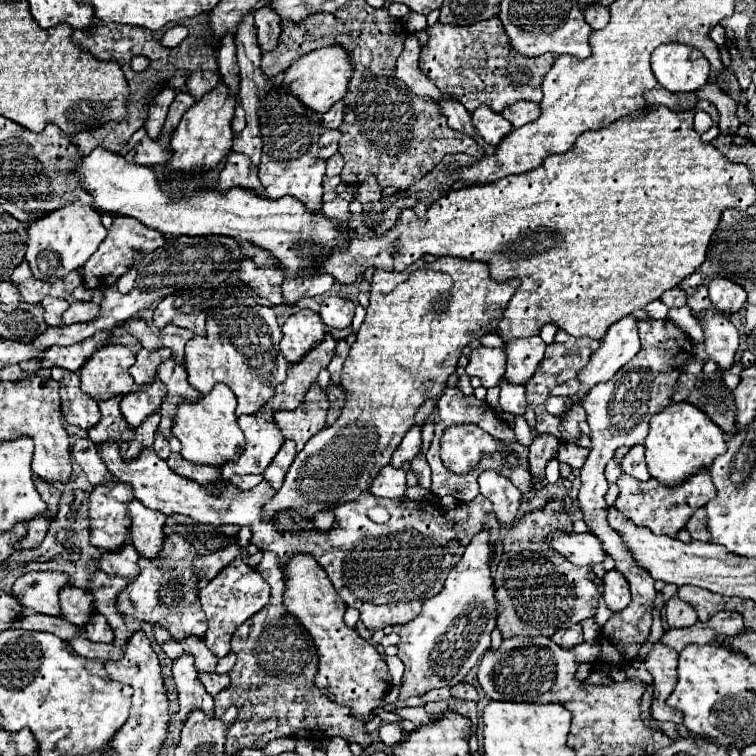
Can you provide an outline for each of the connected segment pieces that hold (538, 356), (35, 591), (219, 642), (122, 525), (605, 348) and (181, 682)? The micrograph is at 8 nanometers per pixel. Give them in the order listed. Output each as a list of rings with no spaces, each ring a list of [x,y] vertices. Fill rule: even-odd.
[[[540,336],[510,340],[506,344],[508,364],[502,380],[510,384],[528,384],[528,380],[534,376],[536,366],[540,364],[544,356],[544,348],[546,344],[542,342]]]
[[[28,572],[20,576],[14,582],[14,596],[24,608],[30,608],[38,614],[48,614],[48,616],[60,616],[60,602],[58,594],[64,586],[68,586],[70,580],[64,572]]]
[[[238,556],[234,562],[230,562],[212,582],[206,584],[206,588],[200,592],[202,610],[208,620],[208,632],[204,636],[204,642],[212,654],[218,658],[224,658],[230,654],[230,640],[236,628],[246,622],[254,612],[258,612],[262,606],[266,606],[270,600],[270,586],[266,580],[262,580],[260,572],[254,572],[248,568],[242,558]]]
[[[110,482],[96,486],[90,496],[90,542],[106,552],[116,552],[130,538],[128,502],[134,492],[128,484]]]
[[[626,316],[620,322],[612,324],[600,342],[600,348],[594,352],[594,356],[590,356],[590,362],[578,372],[578,380],[582,386],[576,394],[568,396],[570,404],[580,404],[590,392],[590,388],[594,388],[594,384],[608,382],[628,360],[638,354],[638,348],[640,338],[636,318]]]
[[[180,656],[174,666],[174,682],[178,686],[178,702],[180,702],[180,720],[184,722],[190,712],[202,710],[206,716],[214,716],[214,700],[204,690],[198,672],[194,668],[192,656]]]

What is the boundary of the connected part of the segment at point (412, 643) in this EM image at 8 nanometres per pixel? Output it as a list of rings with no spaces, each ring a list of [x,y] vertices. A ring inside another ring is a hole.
[[[484,528],[474,536],[460,562],[450,570],[444,588],[422,604],[422,612],[400,630],[398,658],[404,662],[404,680],[400,690],[400,700],[410,696],[424,696],[434,688],[452,688],[464,680],[464,676],[474,668],[484,652],[490,648],[490,634],[496,628],[498,602],[496,588],[492,582],[492,544],[490,532]],[[434,650],[434,666],[430,652]]]

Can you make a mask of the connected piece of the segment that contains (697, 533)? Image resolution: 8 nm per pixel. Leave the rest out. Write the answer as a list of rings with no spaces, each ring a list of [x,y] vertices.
[[[700,508],[700,510],[694,512],[694,516],[690,518],[686,530],[690,532],[690,536],[692,536],[694,540],[700,540],[700,542],[710,542],[710,540],[712,540],[710,532],[708,532],[708,528],[706,528],[706,510],[704,510],[704,508]]]

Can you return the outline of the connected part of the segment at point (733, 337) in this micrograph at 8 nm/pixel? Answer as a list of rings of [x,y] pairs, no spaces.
[[[704,310],[696,318],[700,320],[704,332],[706,354],[712,362],[718,364],[718,368],[730,370],[738,350],[738,330],[726,316],[718,314],[716,310]]]

